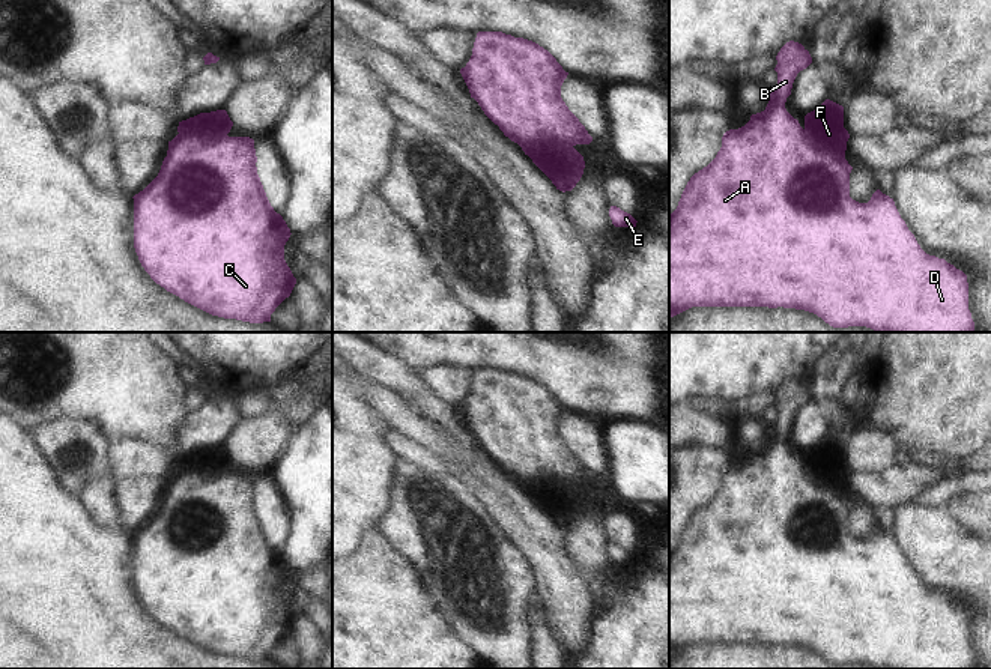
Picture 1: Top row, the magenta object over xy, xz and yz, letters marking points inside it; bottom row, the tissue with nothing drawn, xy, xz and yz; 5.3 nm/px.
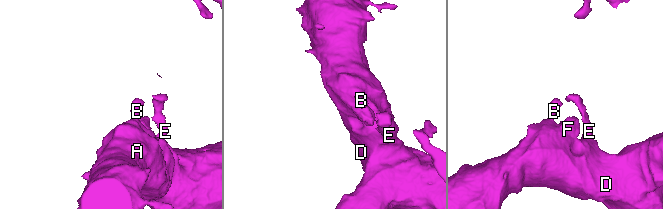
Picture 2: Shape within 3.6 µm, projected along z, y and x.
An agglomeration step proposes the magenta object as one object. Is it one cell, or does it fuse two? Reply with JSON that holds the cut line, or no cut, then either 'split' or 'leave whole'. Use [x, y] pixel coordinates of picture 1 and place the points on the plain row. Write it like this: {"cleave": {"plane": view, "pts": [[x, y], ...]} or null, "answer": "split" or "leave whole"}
{"cleave": null, "answer": "leave whole"}

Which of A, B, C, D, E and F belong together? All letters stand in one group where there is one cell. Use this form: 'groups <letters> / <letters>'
groups A B C D E F

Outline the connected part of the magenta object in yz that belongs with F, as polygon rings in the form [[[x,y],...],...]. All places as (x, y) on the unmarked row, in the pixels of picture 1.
[[[786,379],[776,392],[777,421],[770,428],[764,448],[752,451],[750,457],[729,466],[722,474],[716,495],[687,519],[677,546],[669,550],[669,655],[692,643],[768,643],[796,645],[817,651],[833,664],[866,663],[875,669],[976,669],[968,646],[967,612],[944,595],[926,591],[901,555],[893,535],[877,526],[868,540],[850,534],[850,510],[853,504],[845,496],[848,468],[844,465],[844,443],[826,436],[818,447],[805,453],[805,463],[785,445],[797,410],[812,400],[809,388],[799,379]]]

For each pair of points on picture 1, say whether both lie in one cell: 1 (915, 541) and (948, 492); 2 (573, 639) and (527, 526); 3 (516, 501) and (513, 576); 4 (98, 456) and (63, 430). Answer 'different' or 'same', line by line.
1: different
2: same
3: different
4: same

